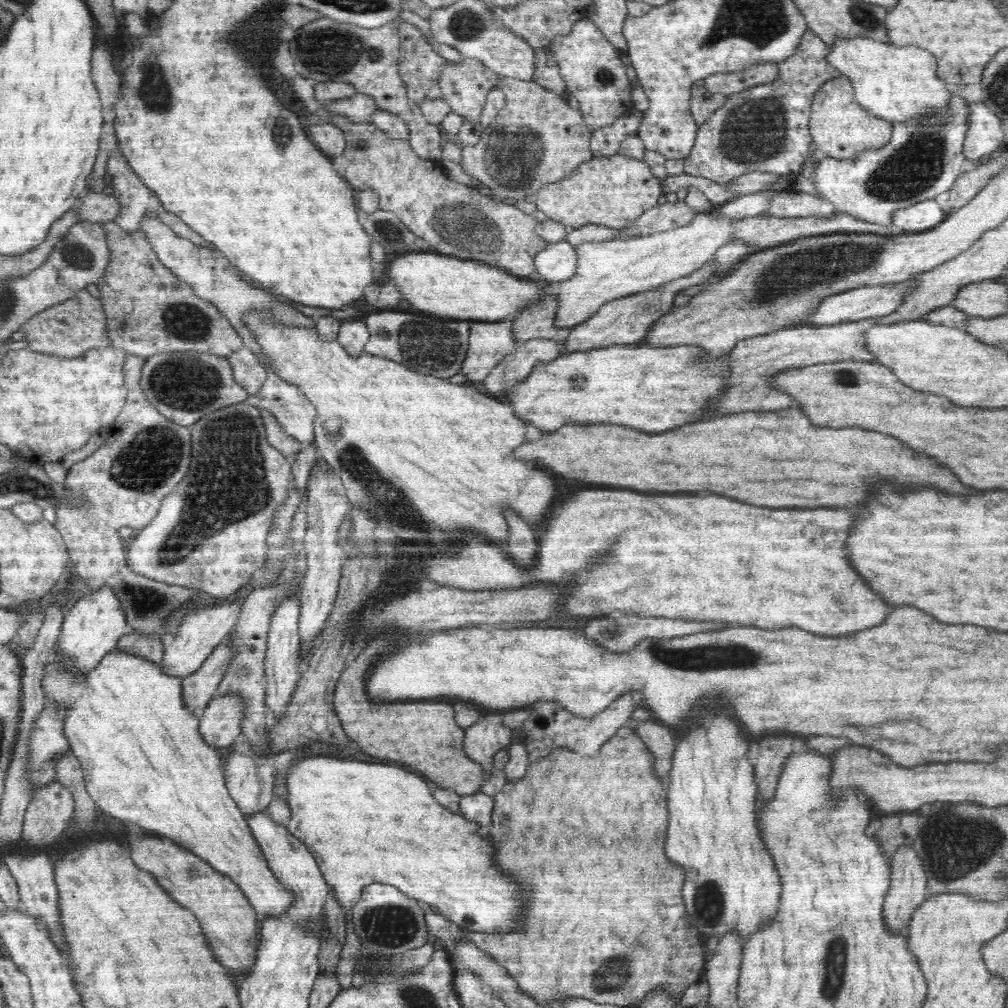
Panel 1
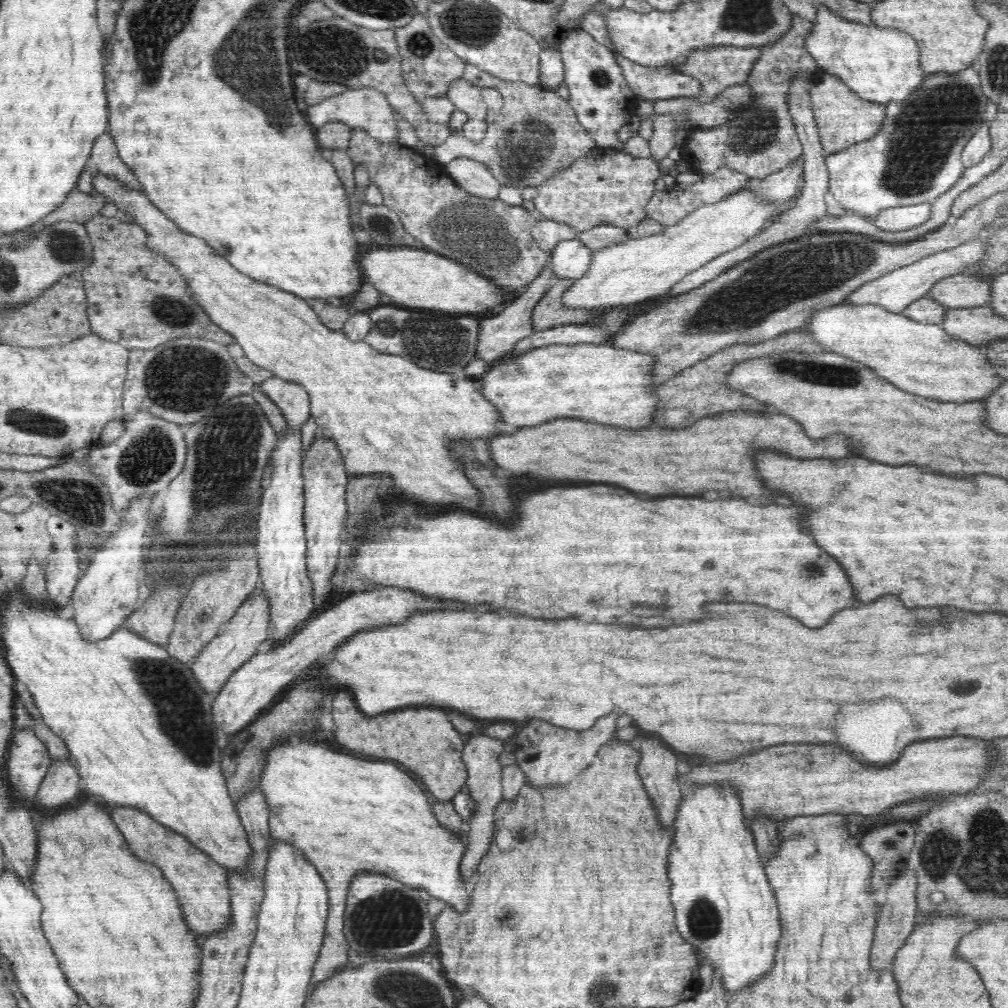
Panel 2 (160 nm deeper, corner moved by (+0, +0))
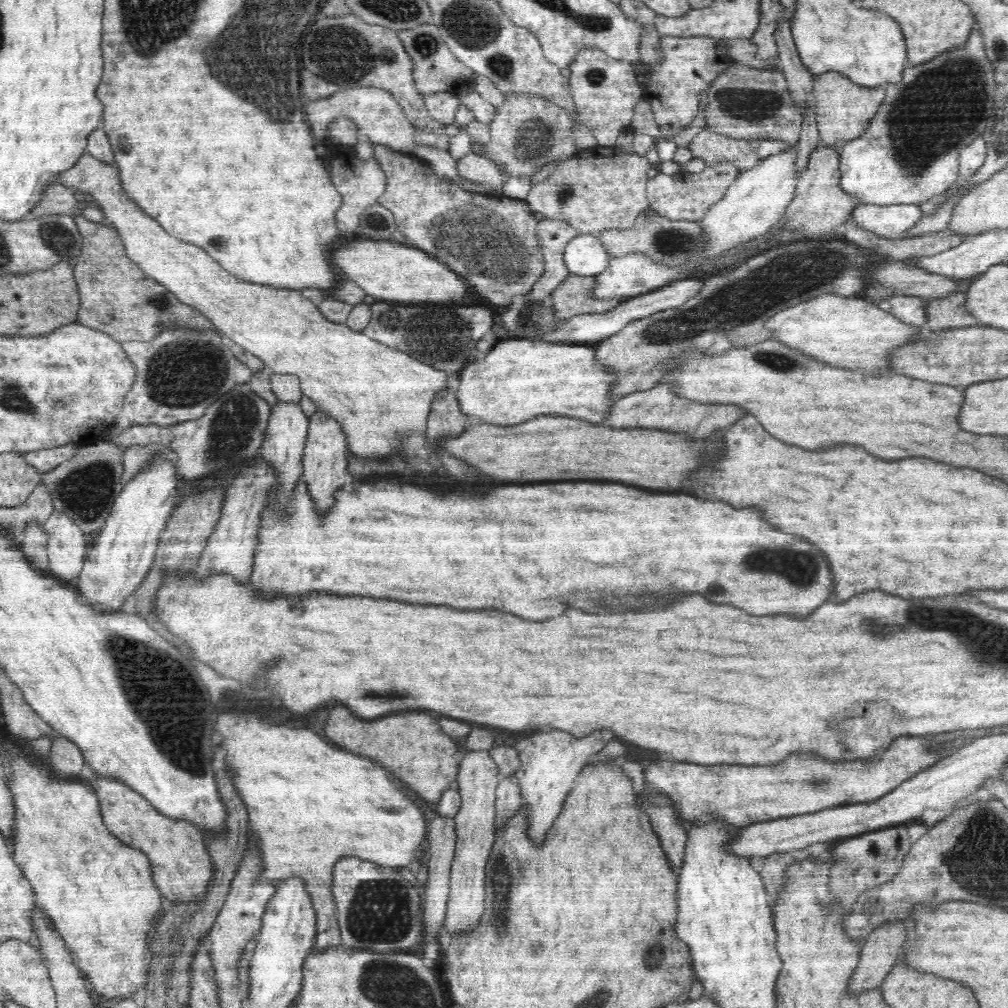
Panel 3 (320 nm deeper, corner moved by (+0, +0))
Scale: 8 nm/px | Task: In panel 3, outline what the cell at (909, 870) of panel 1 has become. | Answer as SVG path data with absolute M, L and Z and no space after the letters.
M886 921L867 936L862 944L859 964L851 976L849 992L860 994L864 990L882 986L907 939L907 929L902 923Z

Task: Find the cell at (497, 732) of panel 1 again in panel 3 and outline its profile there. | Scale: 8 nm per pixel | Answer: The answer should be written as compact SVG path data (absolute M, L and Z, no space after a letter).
M489 750L466 753L459 764L457 779L461 805L455 814L456 850L449 876L450 894L445 912L442 939L464 929L473 929L485 908L485 865L495 843L495 800L500 780L499 769Z

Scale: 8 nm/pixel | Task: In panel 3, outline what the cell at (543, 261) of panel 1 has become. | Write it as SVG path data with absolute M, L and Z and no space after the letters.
M595 235L576 236L566 246L565 267L572 276L594 279L604 272L612 255Z

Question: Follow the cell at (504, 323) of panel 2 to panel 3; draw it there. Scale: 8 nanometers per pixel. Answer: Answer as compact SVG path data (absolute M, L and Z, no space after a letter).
M542 219L537 223L536 235L545 260L545 272L527 294L524 309L551 296L566 278L572 276L565 267L564 252L579 231L565 220Z

